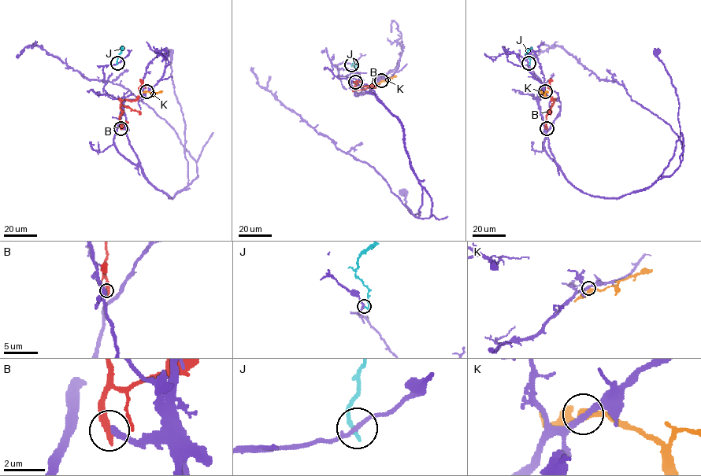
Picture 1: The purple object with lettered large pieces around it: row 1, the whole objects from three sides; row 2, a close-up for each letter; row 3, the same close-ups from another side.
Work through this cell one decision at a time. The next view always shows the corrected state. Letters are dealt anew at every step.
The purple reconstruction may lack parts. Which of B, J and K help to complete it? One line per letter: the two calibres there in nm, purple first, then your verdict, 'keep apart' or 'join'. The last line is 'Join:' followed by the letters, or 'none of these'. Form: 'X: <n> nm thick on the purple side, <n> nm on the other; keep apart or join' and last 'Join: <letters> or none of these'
B: 340 nm thick on the purple side, 460 nm on the other; keep apart
J: 190 nm thick on the purple side, 190 nm on the other; keep apart
K: 280 nm thick on the purple side, 360 nm on the other; keep apart
Join: none of these

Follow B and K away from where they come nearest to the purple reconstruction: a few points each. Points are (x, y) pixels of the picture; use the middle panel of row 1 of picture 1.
B: (355, 82), (355, 88), (358, 90), (380, 84)
K: (381, 80), (397, 76)

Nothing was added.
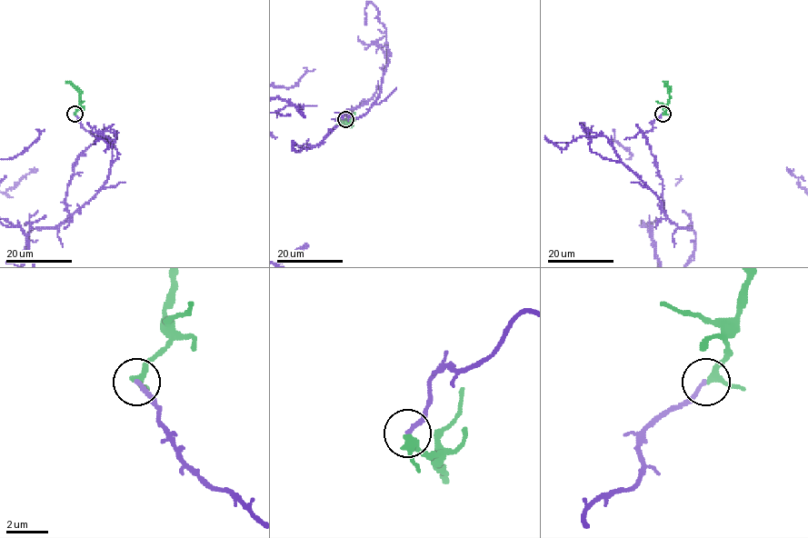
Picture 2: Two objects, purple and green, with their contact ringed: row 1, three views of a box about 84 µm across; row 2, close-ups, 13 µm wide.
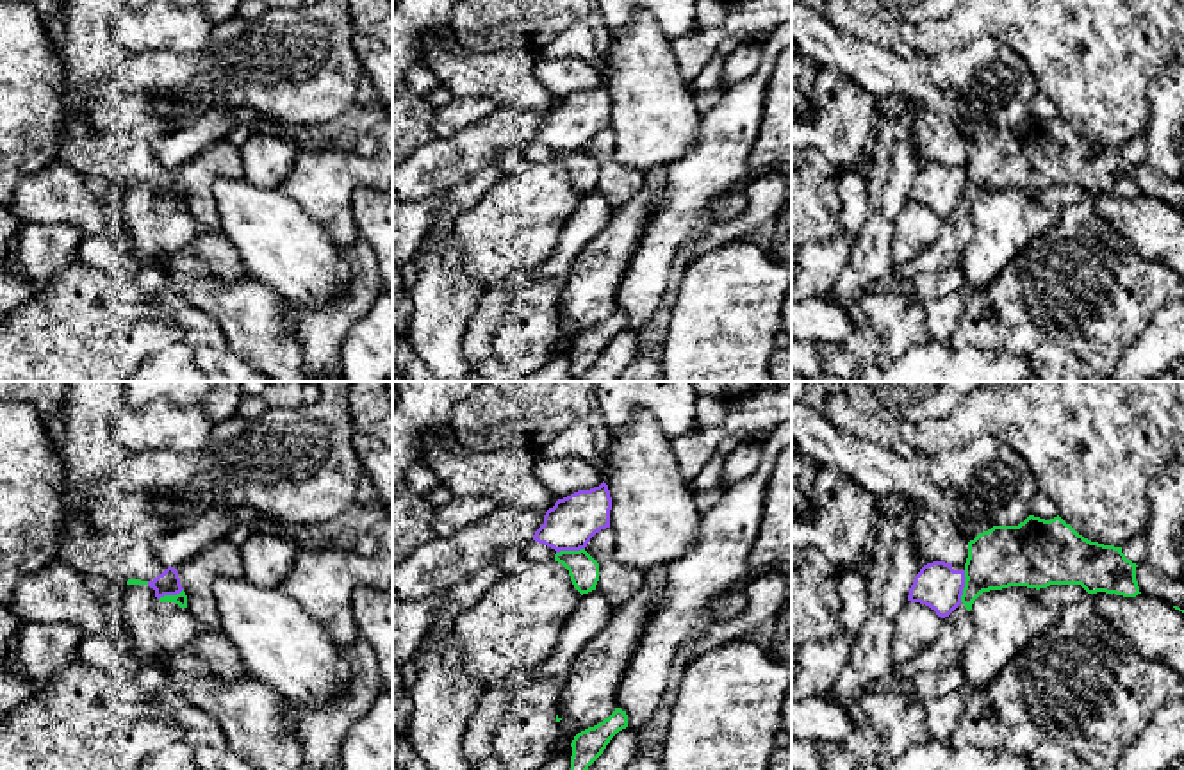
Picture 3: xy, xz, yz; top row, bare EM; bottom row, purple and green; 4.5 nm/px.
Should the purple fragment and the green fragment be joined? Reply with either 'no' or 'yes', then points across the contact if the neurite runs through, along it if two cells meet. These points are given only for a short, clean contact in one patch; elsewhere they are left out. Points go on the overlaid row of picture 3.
no; border yz (965, 571), (965, 587), (960, 601)

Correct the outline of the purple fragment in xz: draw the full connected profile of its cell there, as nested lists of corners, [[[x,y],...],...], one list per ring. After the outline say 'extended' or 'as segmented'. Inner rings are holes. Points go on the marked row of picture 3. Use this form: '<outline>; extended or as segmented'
[[[604,481],[590,490],[578,490],[546,512],[533,540],[556,553],[585,549],[596,533],[610,528],[610,510],[612,497]]]; as segmented

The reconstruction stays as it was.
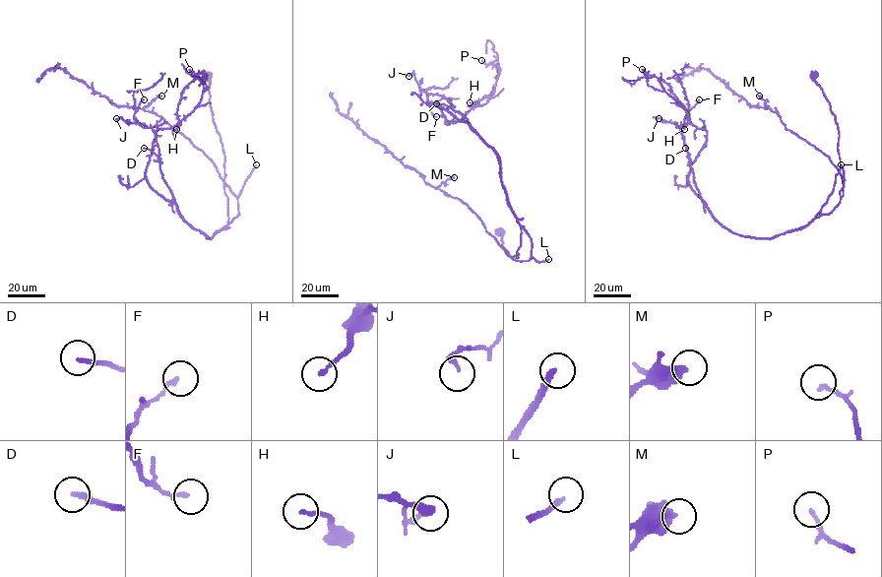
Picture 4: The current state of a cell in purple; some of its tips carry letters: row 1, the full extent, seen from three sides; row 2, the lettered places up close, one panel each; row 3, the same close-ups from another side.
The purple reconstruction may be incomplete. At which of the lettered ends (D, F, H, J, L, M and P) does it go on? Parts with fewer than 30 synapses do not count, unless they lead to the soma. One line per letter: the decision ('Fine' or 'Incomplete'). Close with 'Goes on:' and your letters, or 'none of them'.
D: Fine
F: Fine
H: Fine
J: Fine
L: Incomplete
M: Fine
P: Fine
Goes on: L

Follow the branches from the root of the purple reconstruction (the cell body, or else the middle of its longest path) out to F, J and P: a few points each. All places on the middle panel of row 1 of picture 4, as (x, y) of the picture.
F: (499, 231), (504, 251), (517, 258), (521, 225), (504, 190), (496, 152), (447, 98), (426, 103), (436, 116)
J: (499, 231), (504, 251), (517, 258), (521, 225), (496, 152), (447, 98), (425, 94), (409, 76)
P: (499, 231), (517, 258), (521, 225), (496, 152), (438, 107), (449, 124), (487, 101), (499, 67), (481, 60)

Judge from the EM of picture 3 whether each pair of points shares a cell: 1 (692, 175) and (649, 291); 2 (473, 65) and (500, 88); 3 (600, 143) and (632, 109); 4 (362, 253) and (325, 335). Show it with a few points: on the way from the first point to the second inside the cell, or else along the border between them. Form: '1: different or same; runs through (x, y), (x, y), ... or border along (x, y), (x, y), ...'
1: same; runs through (682, 204), (651, 262)
2: same; runs through (480, 72), (493, 81)
3: different; border along (608, 129), (614, 134), (614, 159), (630, 166)
4: same; runs through (362, 273), (361, 293), (337, 316)

